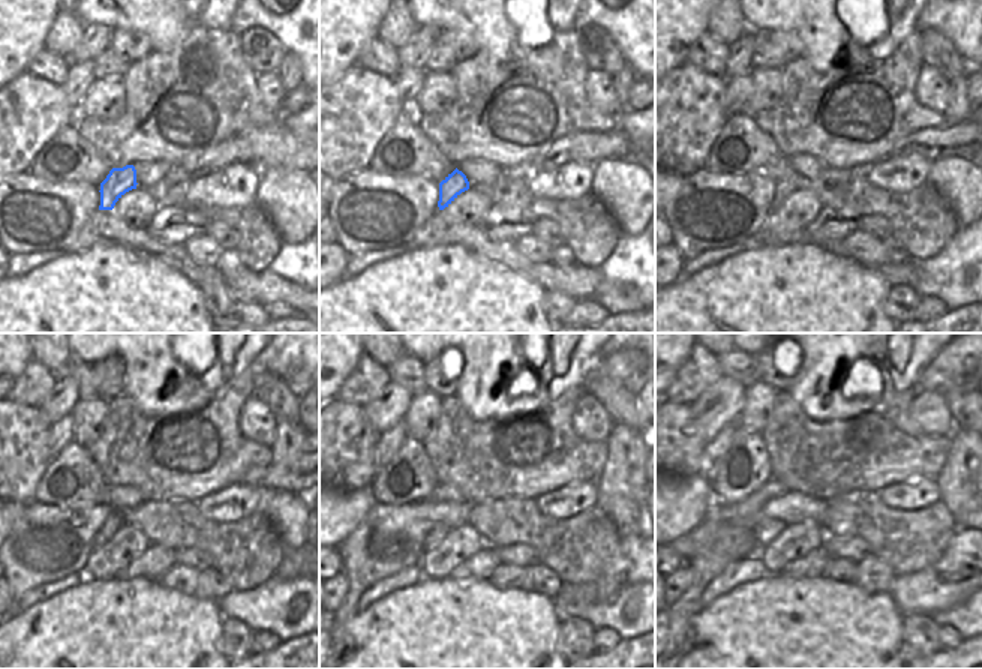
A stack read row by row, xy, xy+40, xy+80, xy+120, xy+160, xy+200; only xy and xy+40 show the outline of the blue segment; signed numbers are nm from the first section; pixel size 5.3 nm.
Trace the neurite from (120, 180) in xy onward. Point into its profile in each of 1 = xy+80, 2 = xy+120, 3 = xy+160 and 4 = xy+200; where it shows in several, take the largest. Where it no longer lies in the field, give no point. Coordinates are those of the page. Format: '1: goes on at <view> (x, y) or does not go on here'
1: goes on at xy+80 (784, 188)
2: goes on at xy+120 (116, 521)
3: goes on at xy+160 (438, 533)
4: goes on at xy+200 (766, 530)

